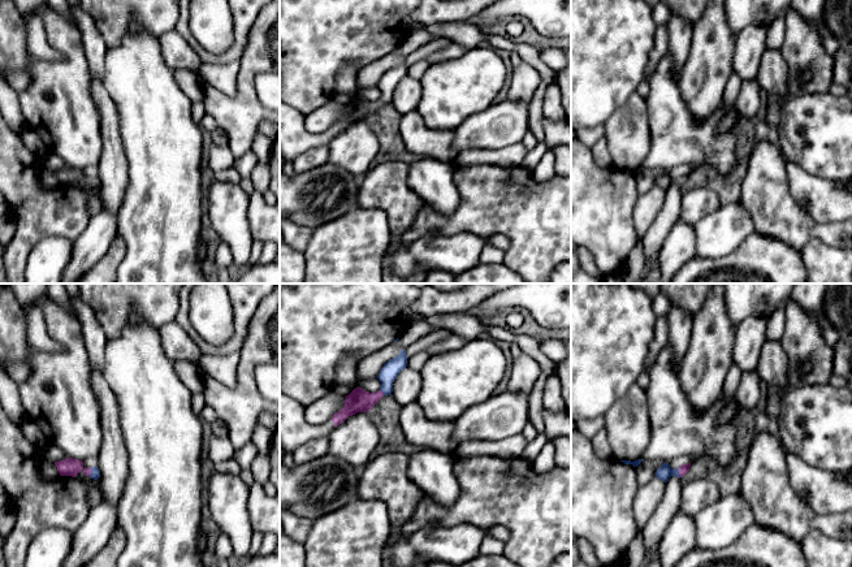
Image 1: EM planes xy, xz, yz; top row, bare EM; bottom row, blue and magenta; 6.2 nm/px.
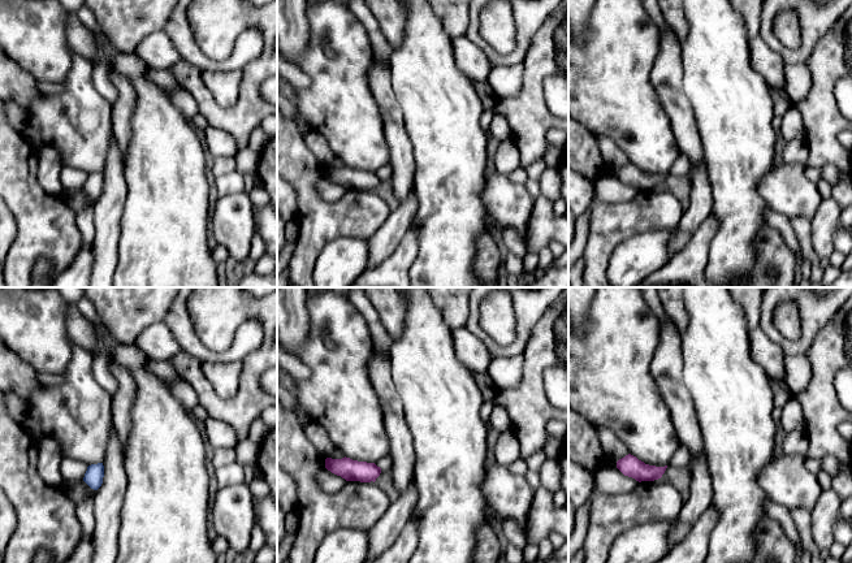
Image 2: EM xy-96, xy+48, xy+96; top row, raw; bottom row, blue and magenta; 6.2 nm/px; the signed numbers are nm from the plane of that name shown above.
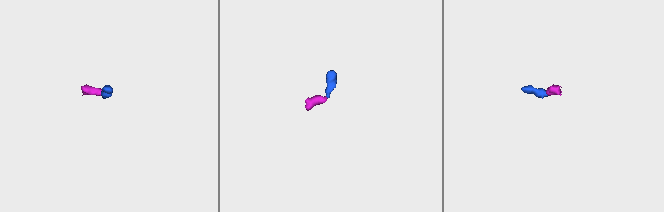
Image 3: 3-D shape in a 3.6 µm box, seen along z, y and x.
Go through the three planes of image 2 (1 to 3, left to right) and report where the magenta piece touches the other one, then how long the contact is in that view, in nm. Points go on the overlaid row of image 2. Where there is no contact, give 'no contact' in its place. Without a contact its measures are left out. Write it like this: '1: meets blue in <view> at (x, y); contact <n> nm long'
1: no contact
2: no contact
3: no contact

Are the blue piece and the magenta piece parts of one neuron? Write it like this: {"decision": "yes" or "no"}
{"decision": "yes"}

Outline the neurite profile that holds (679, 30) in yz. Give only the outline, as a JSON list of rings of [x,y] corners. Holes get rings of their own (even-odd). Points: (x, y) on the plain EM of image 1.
[[[671,16],[667,22],[667,31],[667,53],[672,57],[675,62],[675,69],[678,70],[678,73],[680,73],[689,53],[692,26],[687,20],[682,18],[680,16]]]

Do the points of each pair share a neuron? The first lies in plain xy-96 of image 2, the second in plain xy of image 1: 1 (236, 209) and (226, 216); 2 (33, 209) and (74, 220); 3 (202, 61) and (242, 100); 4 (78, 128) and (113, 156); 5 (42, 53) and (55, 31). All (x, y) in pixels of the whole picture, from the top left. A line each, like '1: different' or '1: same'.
1: same
2: same
3: different
4: different
5: different

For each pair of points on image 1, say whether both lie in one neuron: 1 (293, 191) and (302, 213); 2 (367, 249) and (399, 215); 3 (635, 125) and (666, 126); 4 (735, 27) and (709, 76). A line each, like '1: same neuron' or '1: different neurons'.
1: same neuron
2: different neurons
3: different neurons
4: different neurons

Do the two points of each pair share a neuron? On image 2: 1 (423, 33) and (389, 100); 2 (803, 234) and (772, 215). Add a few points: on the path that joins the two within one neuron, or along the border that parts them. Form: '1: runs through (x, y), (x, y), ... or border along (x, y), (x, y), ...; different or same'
1: border along (388, 65), (392, 90), (405, 121); different
2: border along (790, 220), (803, 255); different

